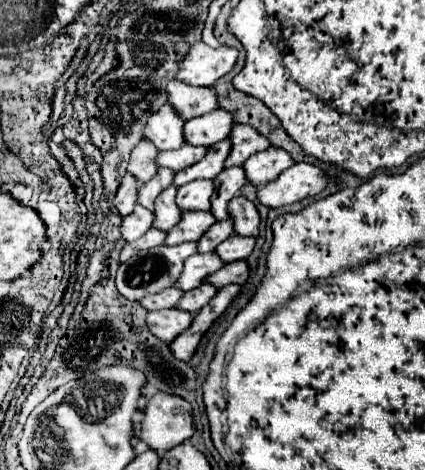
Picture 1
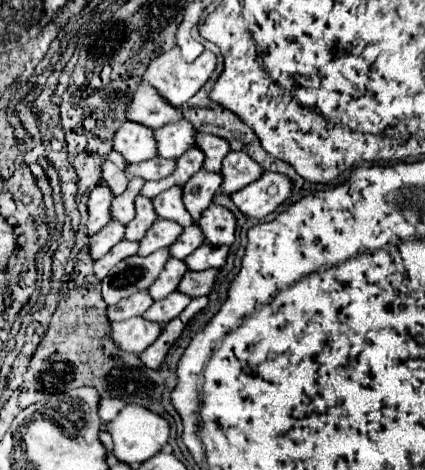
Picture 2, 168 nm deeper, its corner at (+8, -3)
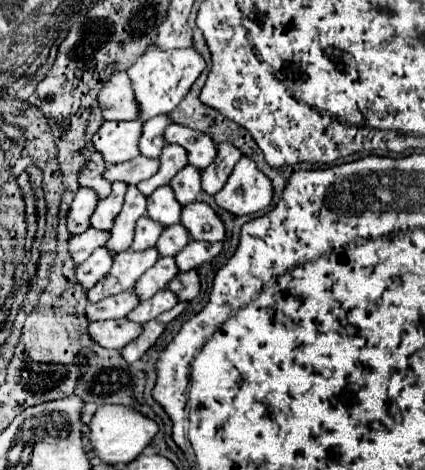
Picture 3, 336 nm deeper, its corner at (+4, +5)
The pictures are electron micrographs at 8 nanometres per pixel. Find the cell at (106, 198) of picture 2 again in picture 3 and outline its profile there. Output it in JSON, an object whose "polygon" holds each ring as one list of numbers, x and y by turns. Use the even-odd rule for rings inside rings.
{"polygon":[[80,188,74,196,70,214,68,214,68,230,70,234,82,234,90,228,92,212,96,210,98,196,90,188]]}

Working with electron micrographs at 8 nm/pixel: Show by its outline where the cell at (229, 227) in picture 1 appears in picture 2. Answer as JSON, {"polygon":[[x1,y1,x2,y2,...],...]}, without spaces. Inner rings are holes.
{"polygon":[[194,224,184,228,184,232,178,236,178,240,170,246,170,256,184,260,188,254,194,252,194,248,204,244,204,236,200,236,200,228,196,228]]}

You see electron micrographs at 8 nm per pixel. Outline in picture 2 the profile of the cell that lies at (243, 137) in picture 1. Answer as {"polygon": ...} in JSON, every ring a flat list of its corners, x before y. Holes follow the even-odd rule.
{"polygon":[[198,134,194,146,204,152,204,170,208,170,208,172,220,172,220,164,222,164,224,156,230,150,228,142,220,140,218,136]]}

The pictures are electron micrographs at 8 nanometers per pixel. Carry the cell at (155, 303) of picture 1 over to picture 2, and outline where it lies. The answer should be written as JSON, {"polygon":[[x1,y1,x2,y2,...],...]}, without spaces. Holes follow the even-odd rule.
{"polygon":[[136,292,124,300,120,300,114,306,108,306,106,316,112,322,120,322,120,320,128,320,134,316,142,316,150,306,152,306,152,298,148,296,148,292]]}

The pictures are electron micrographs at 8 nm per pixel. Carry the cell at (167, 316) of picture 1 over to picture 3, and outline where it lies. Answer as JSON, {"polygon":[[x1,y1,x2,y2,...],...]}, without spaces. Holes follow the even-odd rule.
{"polygon":[[124,318,124,320,92,322,88,326,88,332,90,332,92,340,98,342,100,346,120,350,120,348,124,348,124,344,130,344,132,340,136,340,136,336,140,336,140,328,142,328,142,324,136,324,128,318]]}

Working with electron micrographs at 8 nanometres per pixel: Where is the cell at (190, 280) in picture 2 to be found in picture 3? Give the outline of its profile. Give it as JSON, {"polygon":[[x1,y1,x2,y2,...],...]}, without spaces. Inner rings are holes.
{"polygon":[[188,270,188,272,178,272,176,278,168,284,172,292,178,294,180,300,192,300,200,294,200,276,198,270]]}

